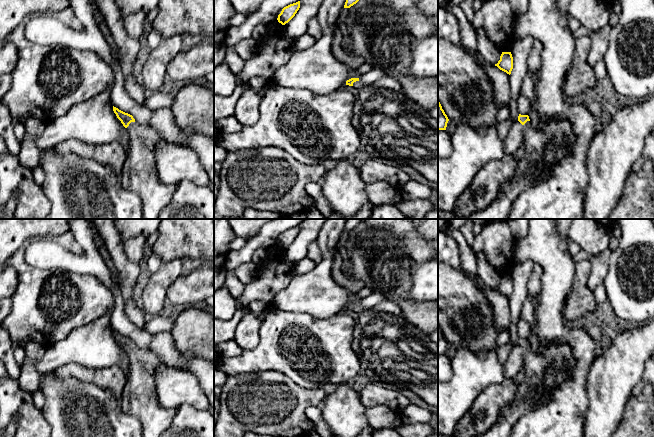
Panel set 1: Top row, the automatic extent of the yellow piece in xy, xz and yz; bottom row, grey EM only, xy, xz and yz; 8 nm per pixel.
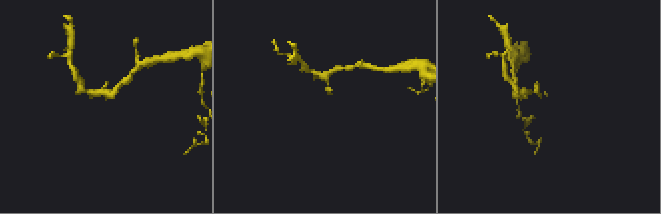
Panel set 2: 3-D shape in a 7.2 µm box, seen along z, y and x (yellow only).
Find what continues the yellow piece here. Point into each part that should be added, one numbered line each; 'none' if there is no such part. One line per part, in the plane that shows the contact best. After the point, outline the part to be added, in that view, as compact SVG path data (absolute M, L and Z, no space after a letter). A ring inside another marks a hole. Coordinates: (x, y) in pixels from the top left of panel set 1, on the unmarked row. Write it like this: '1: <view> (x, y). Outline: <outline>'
1: xy (139, 398). Outline: M136 345L127 351L129 362L129 374L126 375L126 383L120 400L125 413L137 417L142 426L142 437L161 437L171 426L172 419L178 408L163 408L157 400L155 370L163 362L152 350L139 349Z

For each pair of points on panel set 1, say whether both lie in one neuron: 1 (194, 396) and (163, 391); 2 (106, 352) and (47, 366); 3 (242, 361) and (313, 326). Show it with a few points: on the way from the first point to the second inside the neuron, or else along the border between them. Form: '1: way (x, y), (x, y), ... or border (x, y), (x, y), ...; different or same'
1: way (186, 391), (171, 391); same
2: way (91, 352), (62, 353); same
3: way (260, 352), (284, 326), (290, 330), (295, 330); same

